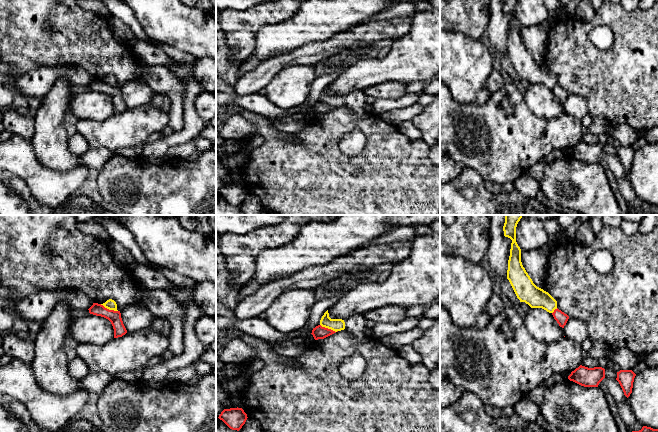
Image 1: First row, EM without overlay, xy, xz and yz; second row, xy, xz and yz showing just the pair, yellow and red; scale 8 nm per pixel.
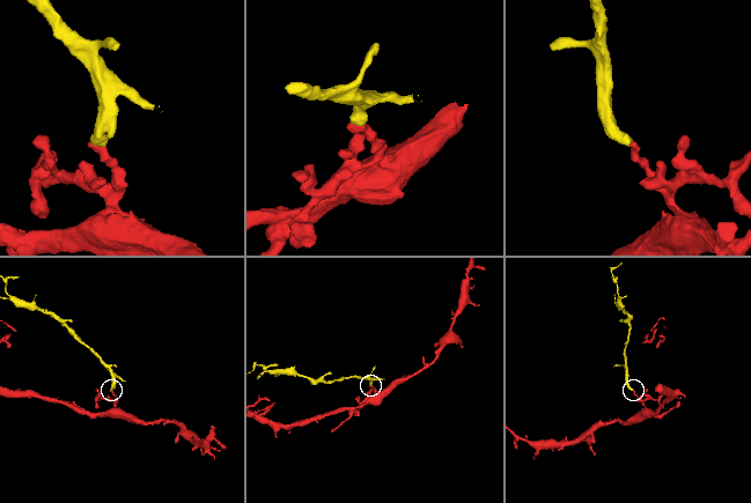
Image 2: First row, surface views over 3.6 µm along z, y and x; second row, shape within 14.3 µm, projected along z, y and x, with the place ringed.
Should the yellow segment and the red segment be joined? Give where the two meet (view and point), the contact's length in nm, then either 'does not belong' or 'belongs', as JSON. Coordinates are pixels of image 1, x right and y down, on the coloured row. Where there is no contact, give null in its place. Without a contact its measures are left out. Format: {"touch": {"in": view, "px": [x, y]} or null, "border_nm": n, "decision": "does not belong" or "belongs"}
{"touch": {"in": "xy", "px": [109, 309]}, "border_nm": 160, "decision": "does not belong"}

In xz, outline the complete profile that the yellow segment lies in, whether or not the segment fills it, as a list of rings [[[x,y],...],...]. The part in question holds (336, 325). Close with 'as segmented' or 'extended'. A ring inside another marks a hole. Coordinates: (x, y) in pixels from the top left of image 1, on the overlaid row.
[[[328,310],[324,313],[320,320],[320,325],[322,327],[331,329],[335,332],[345,329],[345,322],[342,319],[331,319],[329,317]]]; as segmented

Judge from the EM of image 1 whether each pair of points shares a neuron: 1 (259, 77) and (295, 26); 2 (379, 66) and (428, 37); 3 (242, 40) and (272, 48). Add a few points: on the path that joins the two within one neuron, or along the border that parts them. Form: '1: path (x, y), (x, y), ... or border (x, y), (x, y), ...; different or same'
1: border (273, 57), (265, 61); different
2: path (391, 66), (400, 65), (416, 49); same
3: border (268, 23), (256, 31), (255, 49), (248, 58); different

